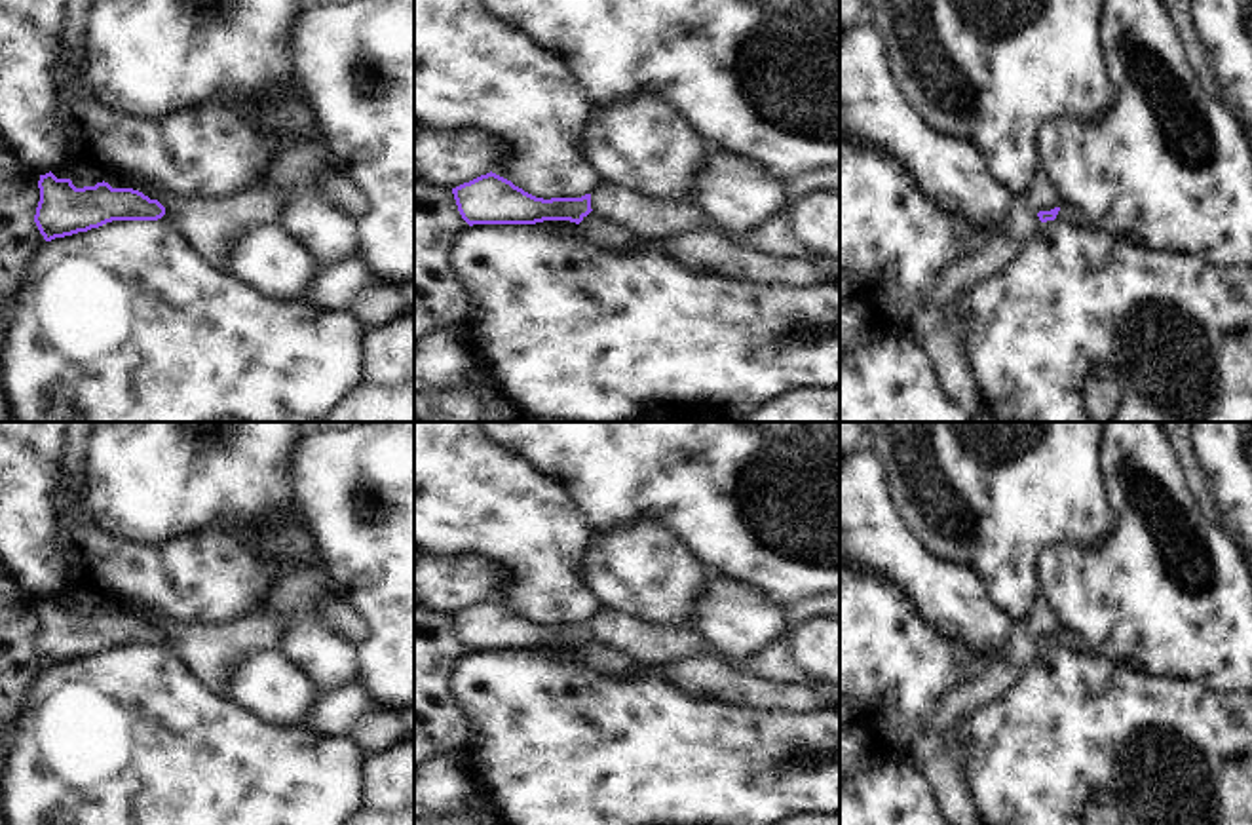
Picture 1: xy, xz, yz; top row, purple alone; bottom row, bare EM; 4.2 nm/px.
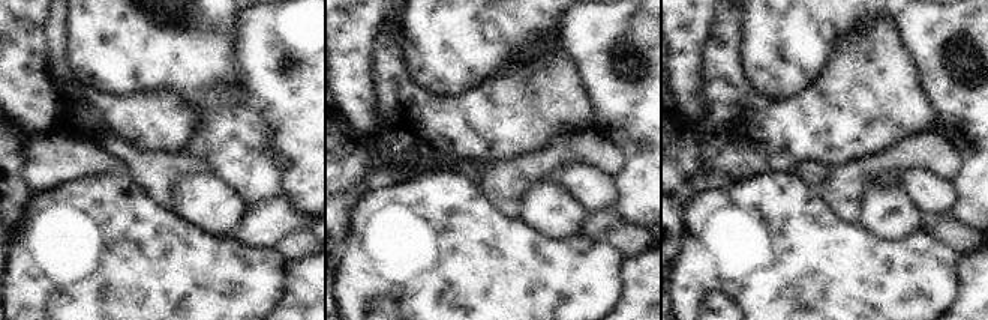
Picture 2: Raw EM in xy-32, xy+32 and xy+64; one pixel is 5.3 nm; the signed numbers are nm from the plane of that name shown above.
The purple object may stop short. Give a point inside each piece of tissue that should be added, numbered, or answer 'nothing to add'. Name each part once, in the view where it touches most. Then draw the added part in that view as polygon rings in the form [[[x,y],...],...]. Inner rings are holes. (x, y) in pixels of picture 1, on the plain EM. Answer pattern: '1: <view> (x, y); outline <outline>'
1: xz (599, 656); outline [[[593,637],[587,643],[583,643],[579,652],[585,663],[598,673],[619,675],[633,667],[633,658]]]

